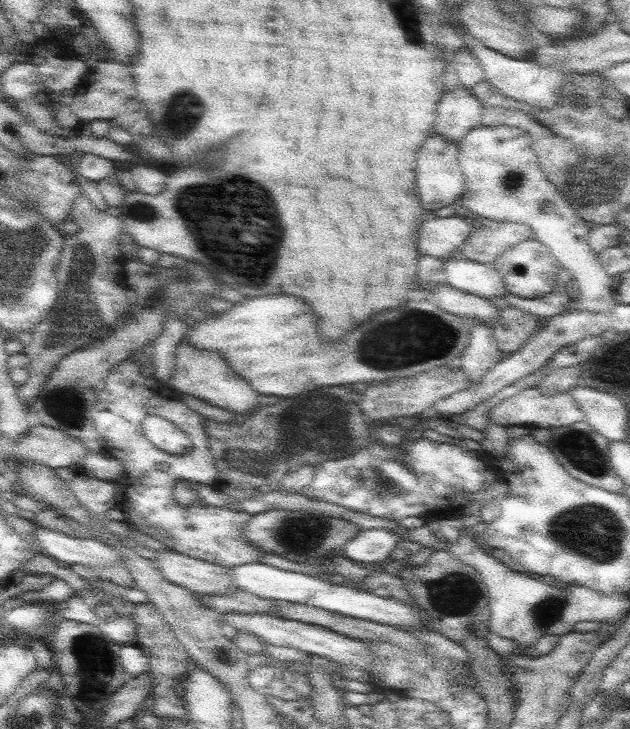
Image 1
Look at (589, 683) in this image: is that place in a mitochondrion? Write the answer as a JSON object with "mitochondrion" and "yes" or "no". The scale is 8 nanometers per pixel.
{"mitochondrion":"no"}

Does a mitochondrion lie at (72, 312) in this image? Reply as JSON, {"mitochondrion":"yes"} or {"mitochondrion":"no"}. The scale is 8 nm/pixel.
{"mitochondrion":"yes"}

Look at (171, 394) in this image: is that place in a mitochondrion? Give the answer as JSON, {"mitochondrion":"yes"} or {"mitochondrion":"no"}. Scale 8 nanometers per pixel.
{"mitochondrion":"no"}

